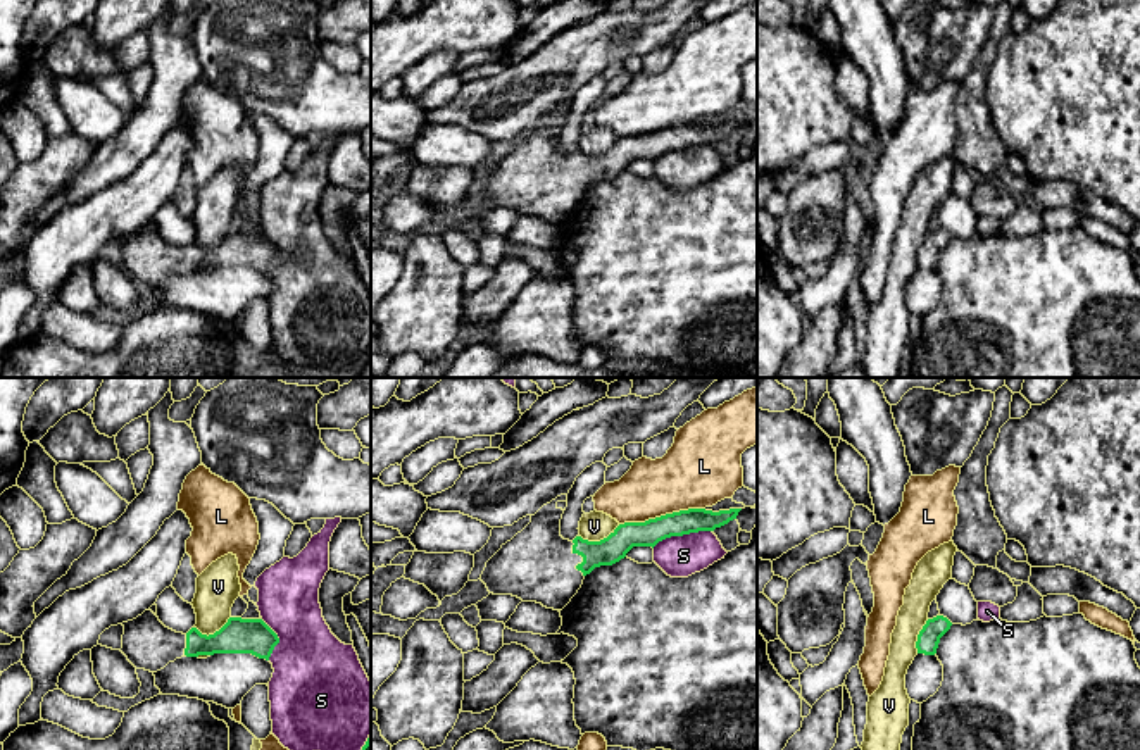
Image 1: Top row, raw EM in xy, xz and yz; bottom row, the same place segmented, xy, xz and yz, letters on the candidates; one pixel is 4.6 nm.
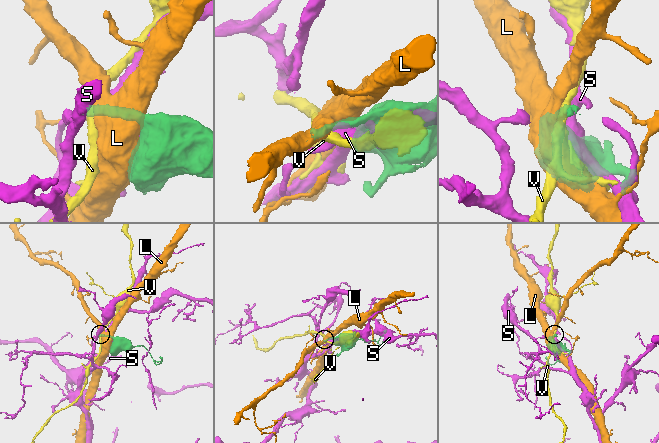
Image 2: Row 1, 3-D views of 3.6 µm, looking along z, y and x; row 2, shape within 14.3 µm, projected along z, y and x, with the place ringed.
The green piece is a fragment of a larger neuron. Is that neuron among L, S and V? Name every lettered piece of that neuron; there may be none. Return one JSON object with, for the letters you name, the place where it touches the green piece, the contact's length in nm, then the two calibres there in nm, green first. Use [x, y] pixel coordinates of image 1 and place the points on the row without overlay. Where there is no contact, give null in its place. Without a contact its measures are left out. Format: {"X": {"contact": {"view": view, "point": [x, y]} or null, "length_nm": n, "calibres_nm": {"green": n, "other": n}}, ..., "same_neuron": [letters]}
{"same_neuron": []}

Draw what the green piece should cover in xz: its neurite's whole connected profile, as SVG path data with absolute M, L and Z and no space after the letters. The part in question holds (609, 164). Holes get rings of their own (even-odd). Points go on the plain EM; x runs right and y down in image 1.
M567 109L543 119L531 129L531 136L486 176L481 195L490 207L562 224L595 181L619 176L633 160L654 162L671 150L714 145L736 133L742 124L688 122L645 136L619 138L600 155L581 150L569 155L561 150L564 124L557 121L559 116L567 116Z

